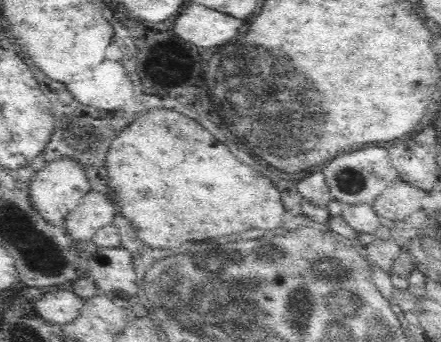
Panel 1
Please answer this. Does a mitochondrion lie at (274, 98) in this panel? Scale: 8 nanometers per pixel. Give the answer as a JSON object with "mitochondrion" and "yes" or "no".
{"mitochondrion":"yes"}

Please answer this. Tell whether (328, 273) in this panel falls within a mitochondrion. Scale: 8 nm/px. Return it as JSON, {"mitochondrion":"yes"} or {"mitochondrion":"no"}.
{"mitochondrion":"yes"}

